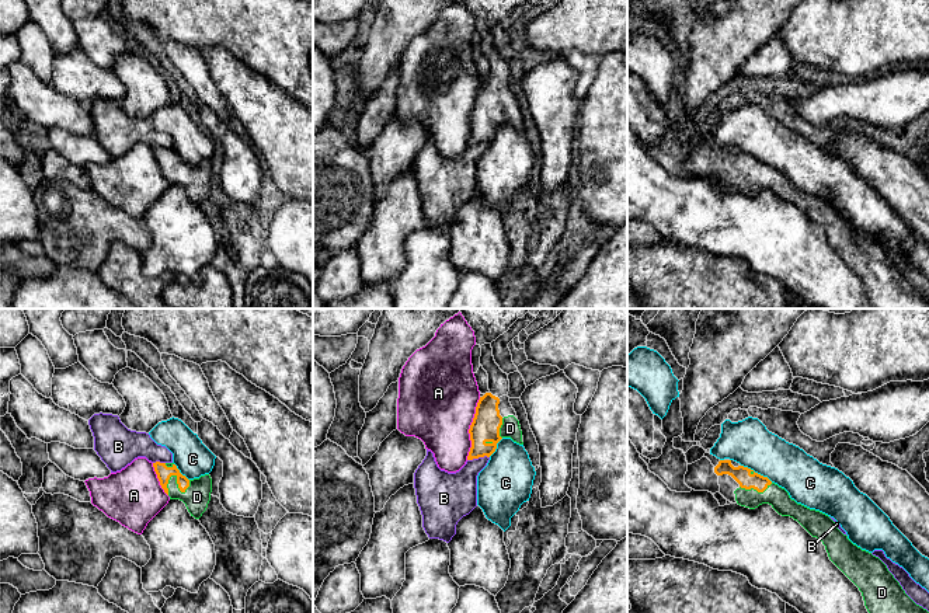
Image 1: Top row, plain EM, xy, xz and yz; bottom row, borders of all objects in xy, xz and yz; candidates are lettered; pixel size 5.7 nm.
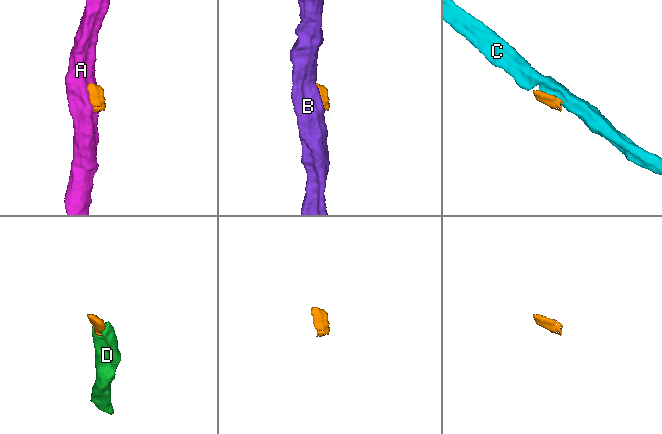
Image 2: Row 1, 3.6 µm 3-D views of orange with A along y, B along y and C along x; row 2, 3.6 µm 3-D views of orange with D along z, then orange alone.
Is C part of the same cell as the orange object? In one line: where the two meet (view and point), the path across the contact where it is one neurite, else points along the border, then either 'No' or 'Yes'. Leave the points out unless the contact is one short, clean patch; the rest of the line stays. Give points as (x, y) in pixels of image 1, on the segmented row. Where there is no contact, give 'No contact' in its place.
Touches orange at yz (757, 473). Boundary: yz (741, 465), (766, 476), (772, 481). No

